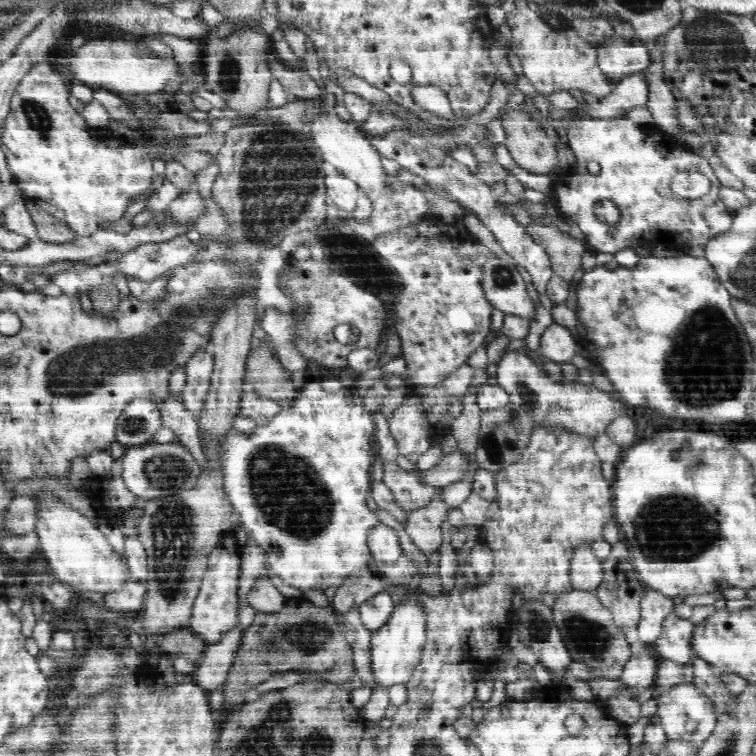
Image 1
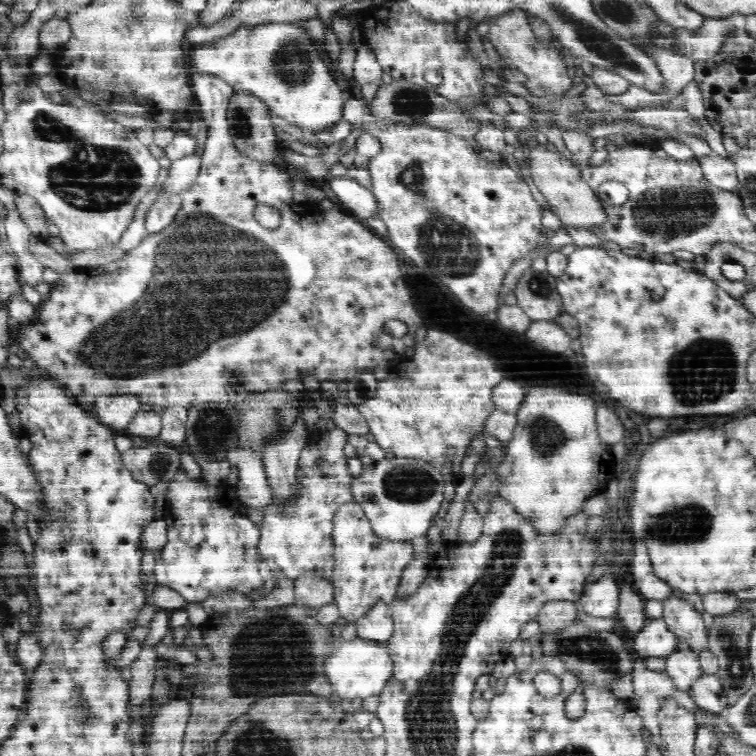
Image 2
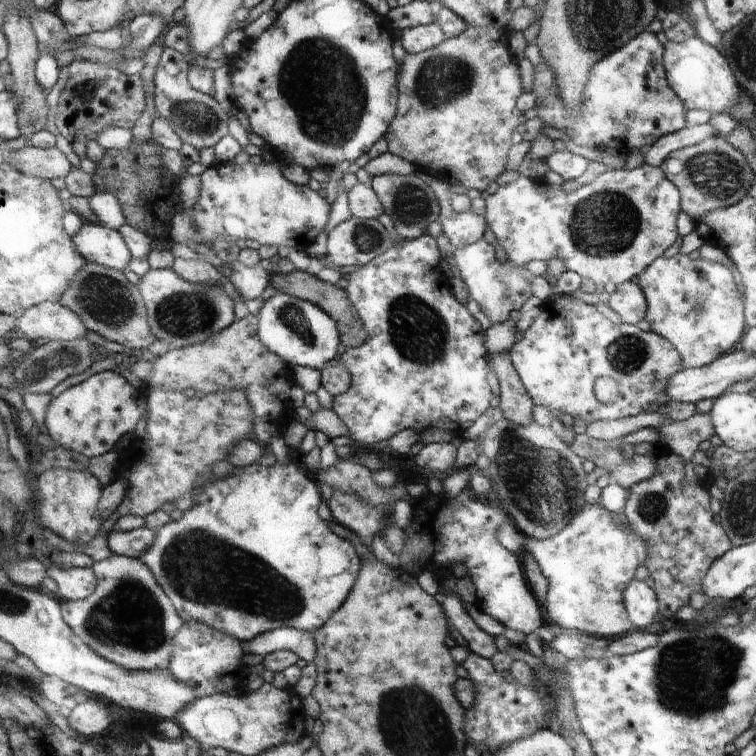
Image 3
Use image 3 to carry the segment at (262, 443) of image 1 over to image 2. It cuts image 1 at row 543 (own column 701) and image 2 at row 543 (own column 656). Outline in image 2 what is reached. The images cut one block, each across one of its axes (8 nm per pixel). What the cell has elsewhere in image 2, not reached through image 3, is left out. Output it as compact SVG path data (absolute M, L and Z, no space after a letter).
M334 429L321 438L321 443L309 443L300 455L297 478L299 479L299 497L286 505L278 505L276 497L262 509L260 527L259 557L271 564L276 574L284 574L295 581L302 575L313 574L335 554L333 544L332 520L340 504L354 499L349 483L352 474L346 463L344 446L348 442L348 433Z

